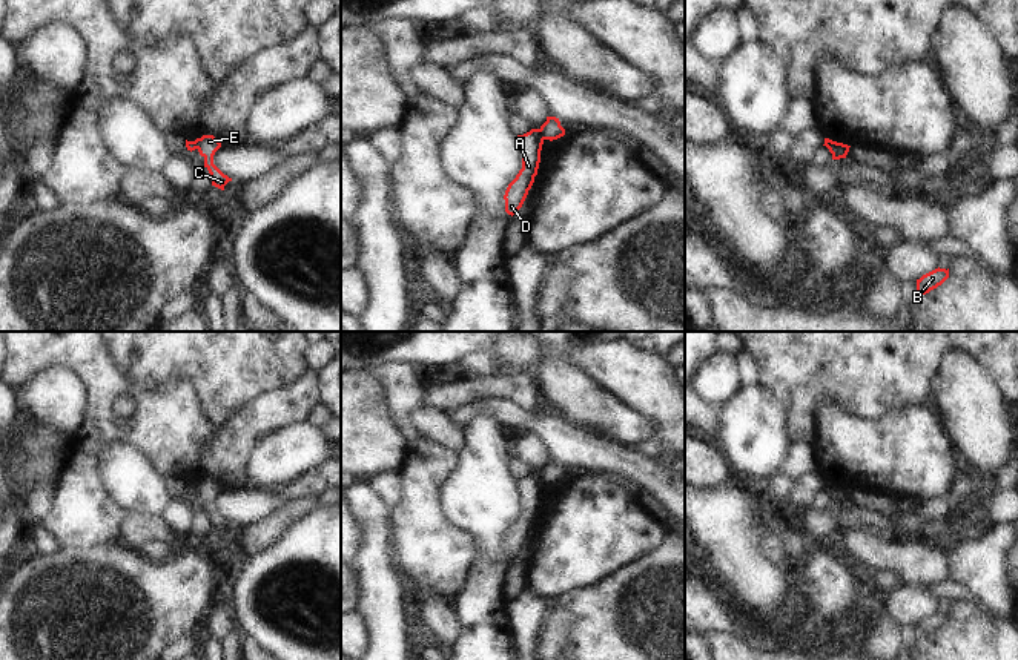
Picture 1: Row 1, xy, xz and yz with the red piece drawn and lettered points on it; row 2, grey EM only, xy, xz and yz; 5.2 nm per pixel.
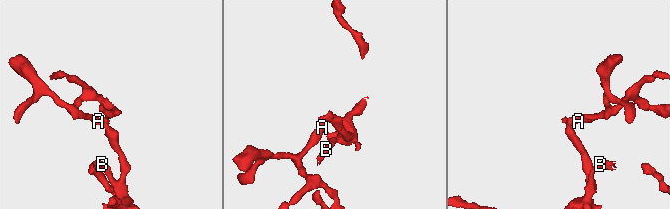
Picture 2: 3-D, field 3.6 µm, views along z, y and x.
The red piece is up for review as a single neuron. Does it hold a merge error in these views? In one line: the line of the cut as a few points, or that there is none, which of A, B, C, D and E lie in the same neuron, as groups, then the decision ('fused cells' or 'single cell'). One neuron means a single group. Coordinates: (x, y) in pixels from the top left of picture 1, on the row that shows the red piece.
xz (539, 129), (544, 138) | A D / B C E | fused cells

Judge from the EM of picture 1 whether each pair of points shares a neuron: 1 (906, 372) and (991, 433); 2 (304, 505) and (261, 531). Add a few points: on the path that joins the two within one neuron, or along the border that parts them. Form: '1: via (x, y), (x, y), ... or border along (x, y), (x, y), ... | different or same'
1: border along (943, 356), (938, 366), (937, 389), (931, 399) | different
2: via (294, 510), (272, 527) | same

